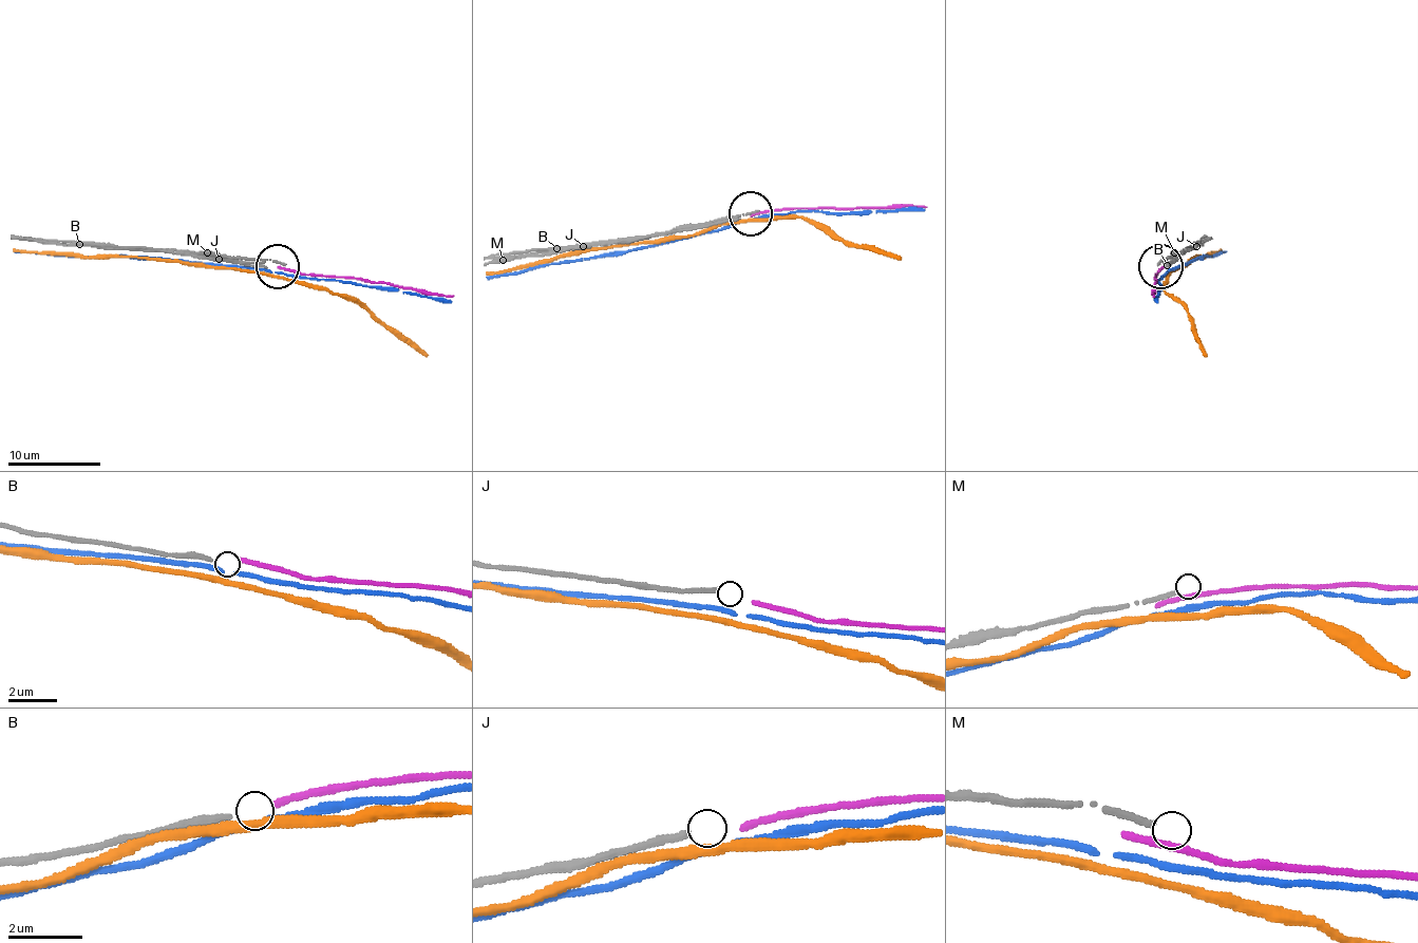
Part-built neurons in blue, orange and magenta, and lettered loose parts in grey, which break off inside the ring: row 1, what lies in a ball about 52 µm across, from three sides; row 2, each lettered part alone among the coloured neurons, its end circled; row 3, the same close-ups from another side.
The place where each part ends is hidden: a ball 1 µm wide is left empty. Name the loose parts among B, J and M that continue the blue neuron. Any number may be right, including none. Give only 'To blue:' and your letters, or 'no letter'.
To blue: no letter

